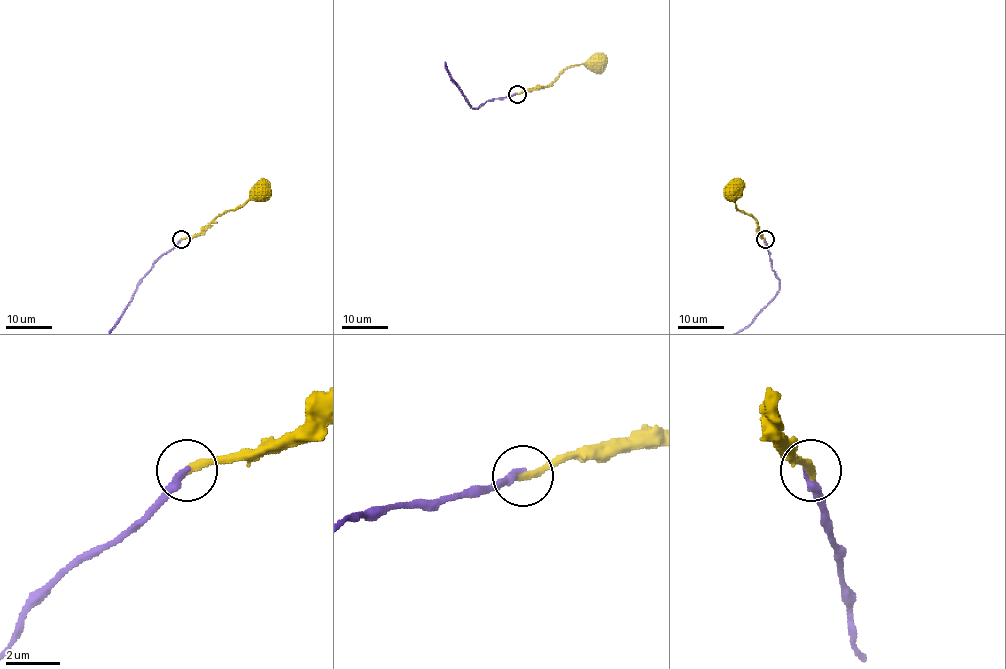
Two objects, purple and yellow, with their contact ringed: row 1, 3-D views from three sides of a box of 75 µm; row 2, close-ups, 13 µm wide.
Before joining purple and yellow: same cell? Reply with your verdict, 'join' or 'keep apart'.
join

